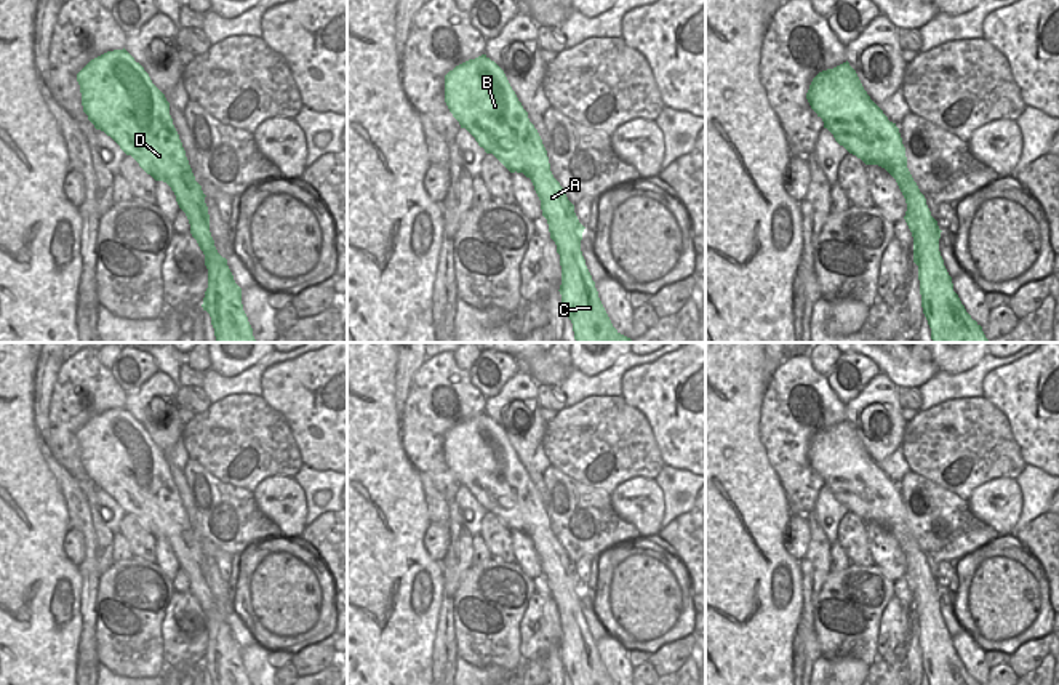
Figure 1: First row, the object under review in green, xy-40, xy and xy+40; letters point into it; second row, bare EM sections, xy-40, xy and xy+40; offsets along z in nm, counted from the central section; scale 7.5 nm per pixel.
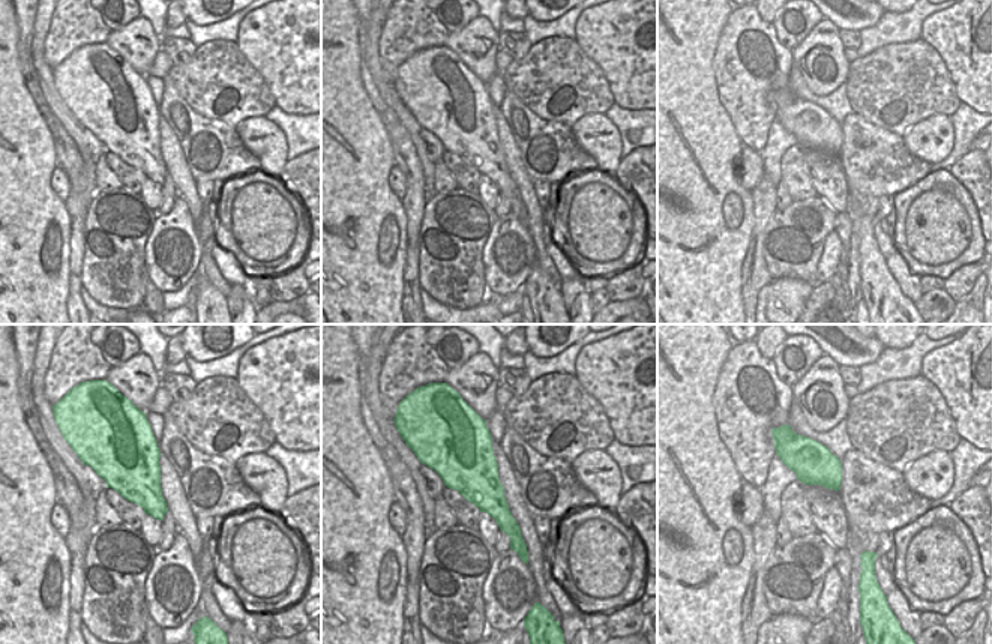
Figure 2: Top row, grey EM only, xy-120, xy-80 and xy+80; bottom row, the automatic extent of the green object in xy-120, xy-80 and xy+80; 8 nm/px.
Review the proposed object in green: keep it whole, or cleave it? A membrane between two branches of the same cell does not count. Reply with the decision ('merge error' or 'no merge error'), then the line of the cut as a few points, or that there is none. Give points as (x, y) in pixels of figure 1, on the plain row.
no merge error; no cut

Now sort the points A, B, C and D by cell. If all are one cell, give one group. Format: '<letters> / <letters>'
A B C D

